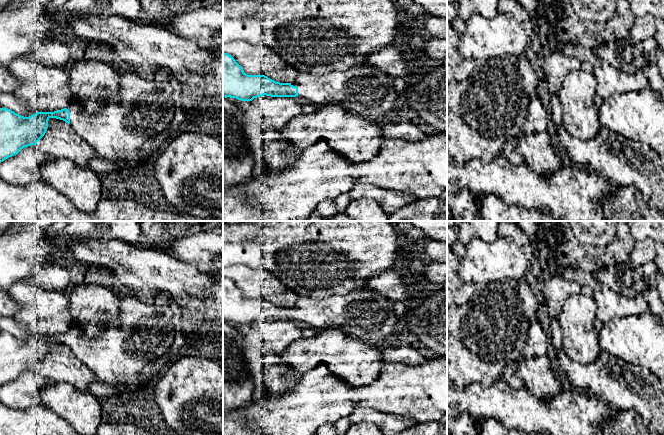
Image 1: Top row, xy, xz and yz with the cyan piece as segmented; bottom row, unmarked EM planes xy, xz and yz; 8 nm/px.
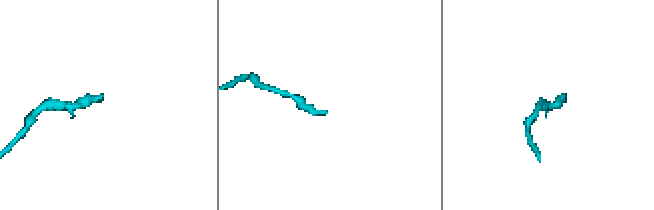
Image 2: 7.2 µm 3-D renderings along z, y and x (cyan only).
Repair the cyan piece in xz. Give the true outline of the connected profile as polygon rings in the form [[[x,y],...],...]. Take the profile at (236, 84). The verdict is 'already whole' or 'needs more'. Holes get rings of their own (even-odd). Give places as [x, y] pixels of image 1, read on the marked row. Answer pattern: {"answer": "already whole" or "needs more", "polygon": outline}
{"answer": "needs more", "polygon": [[[223,52],[223,97],[252,101],[260,96],[306,98],[314,105],[338,105],[380,123],[397,99],[394,78],[380,69],[362,65],[325,75],[299,73],[293,83],[276,82],[265,75],[248,75]]]}

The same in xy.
{"answer": "needs more", "polygon": [[[121,72],[118,91],[113,94],[101,96],[102,105],[96,113],[87,113],[83,105],[78,102],[71,103],[66,108],[58,111],[37,112],[29,117],[21,116],[7,108],[0,108],[0,163],[18,154],[24,147],[36,145],[47,131],[48,120],[50,118],[56,118],[70,124],[95,150],[96,155],[109,161],[121,161],[121,170],[131,168],[141,162],[138,154],[144,148],[144,145],[152,137],[155,137],[170,127],[176,109],[172,92],[173,89],[168,81],[147,81],[139,74]]]}

